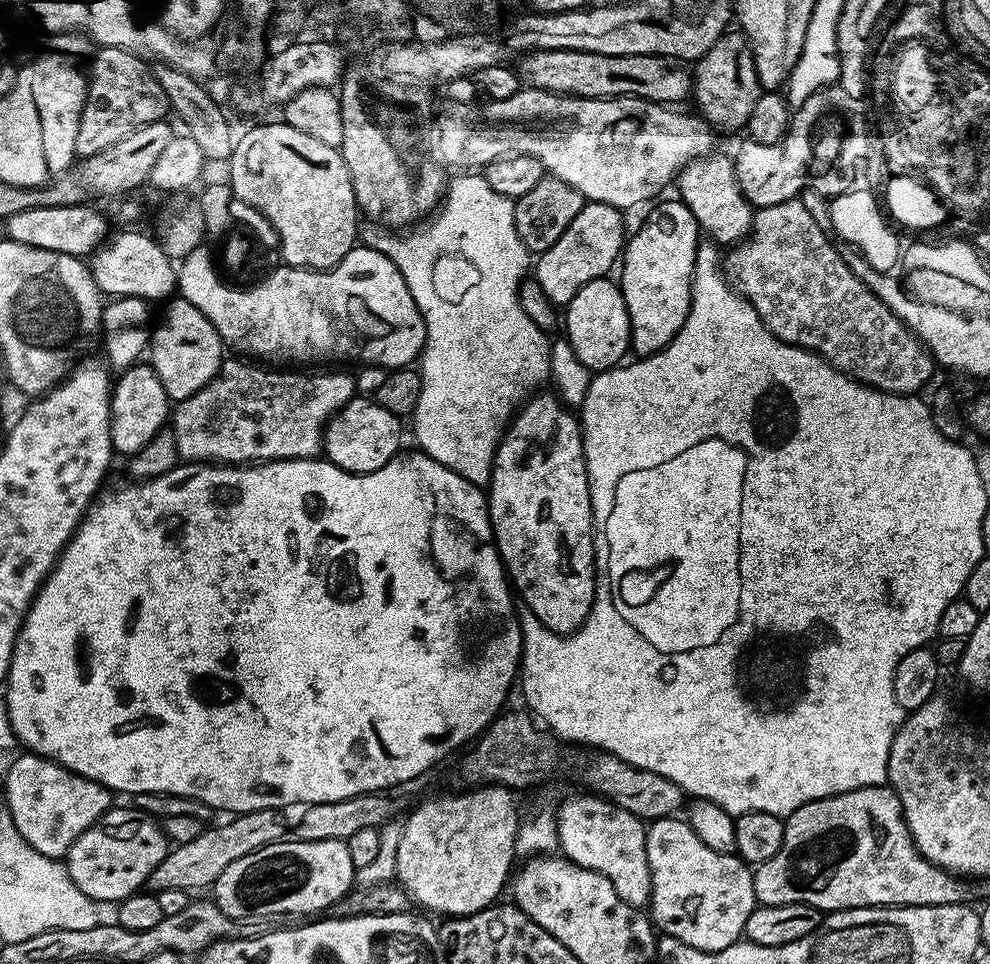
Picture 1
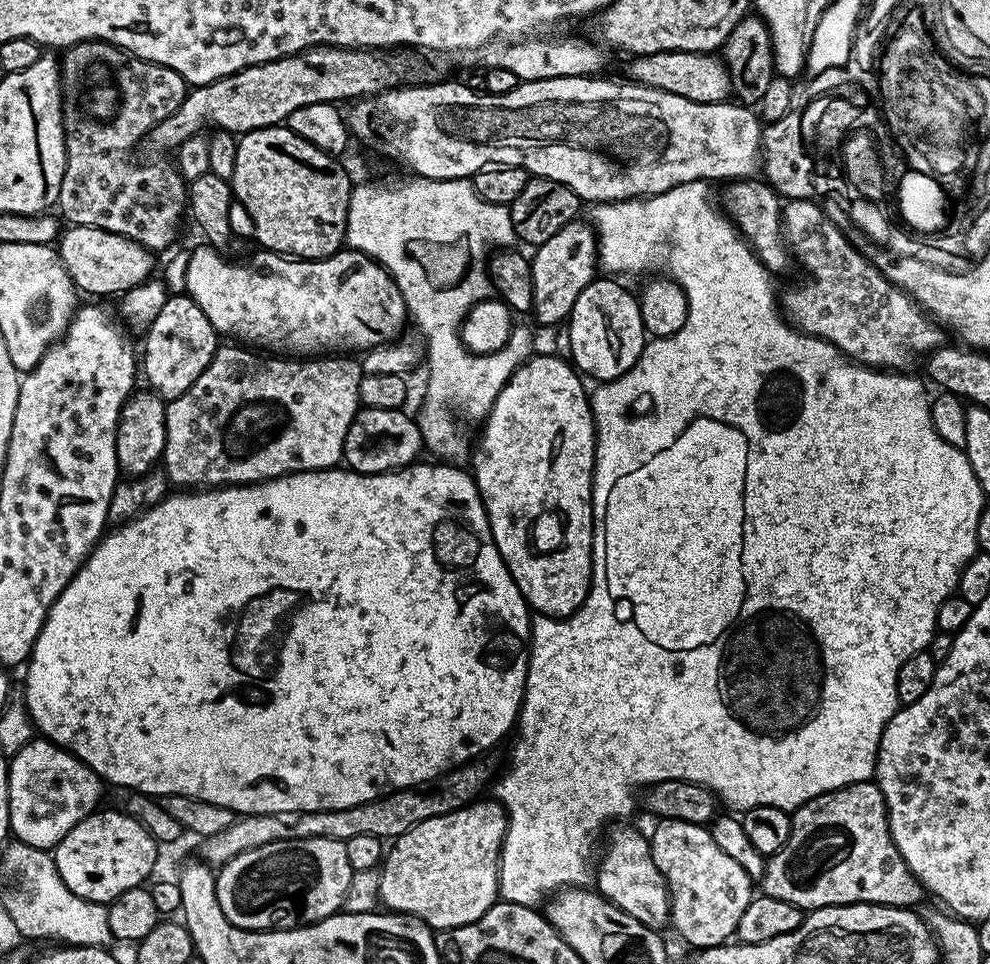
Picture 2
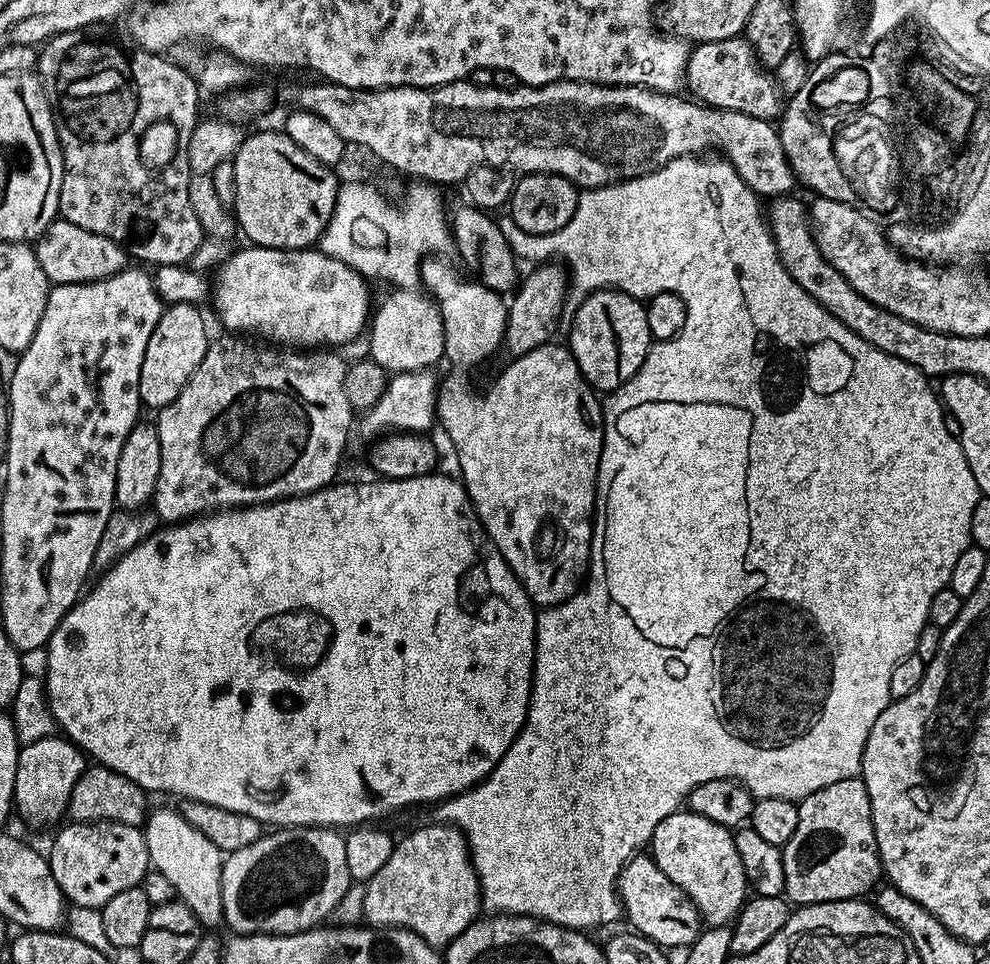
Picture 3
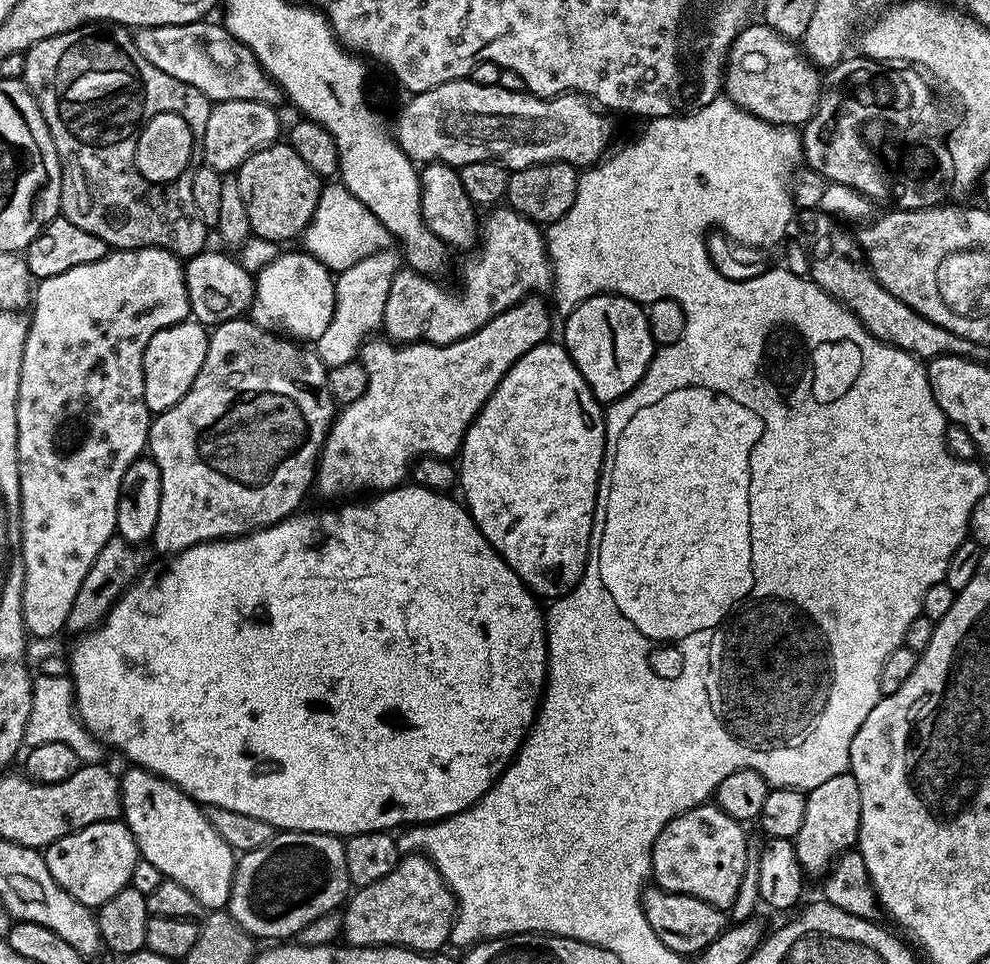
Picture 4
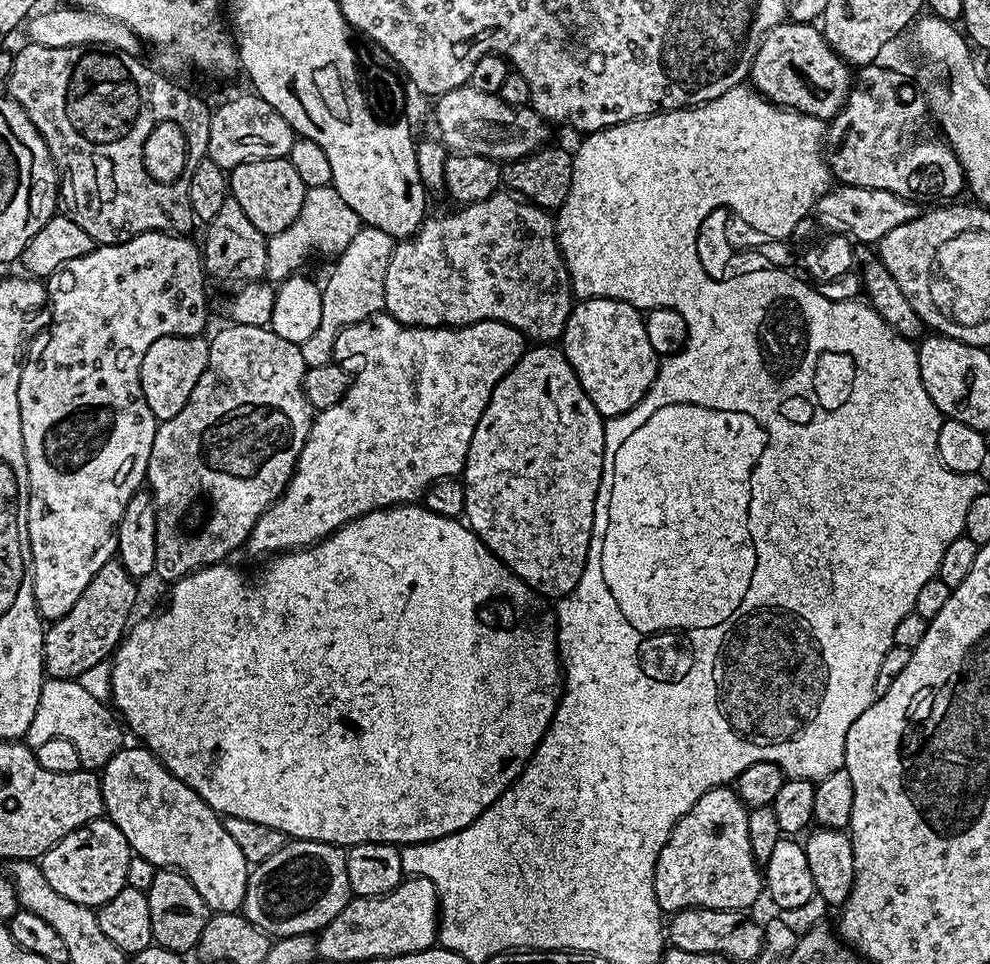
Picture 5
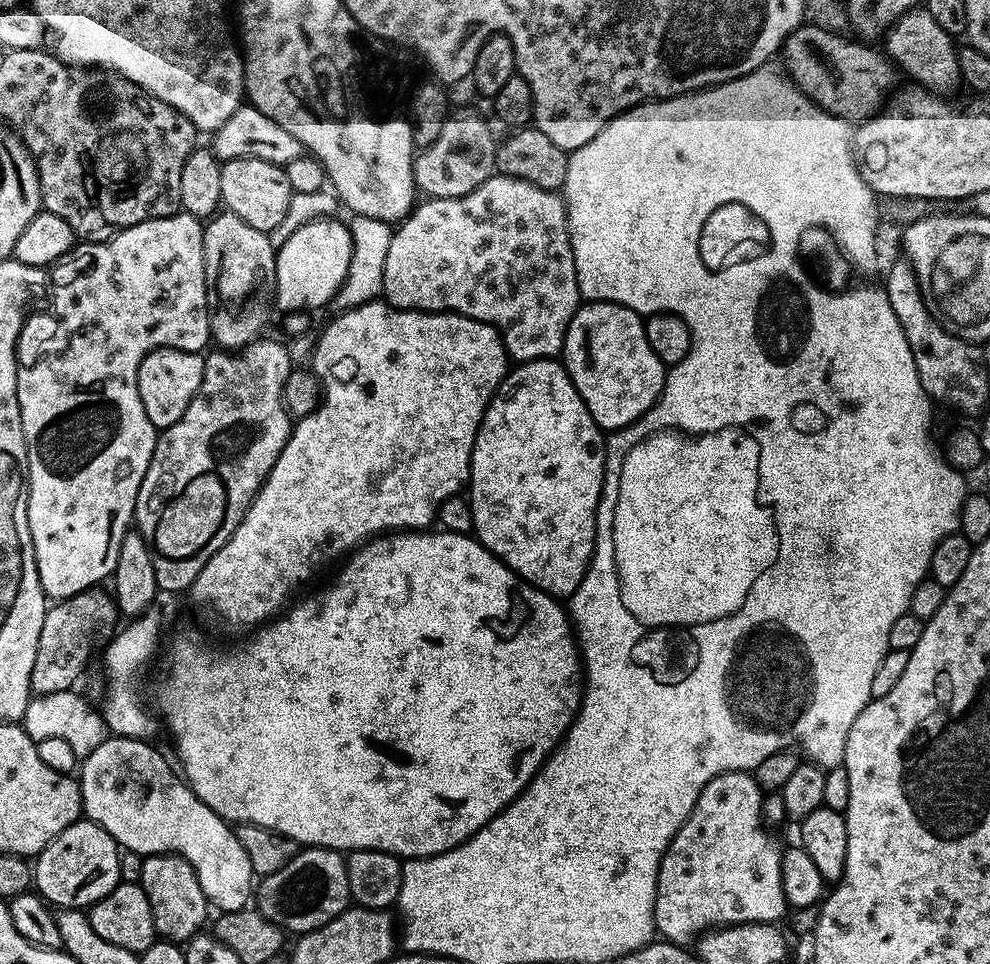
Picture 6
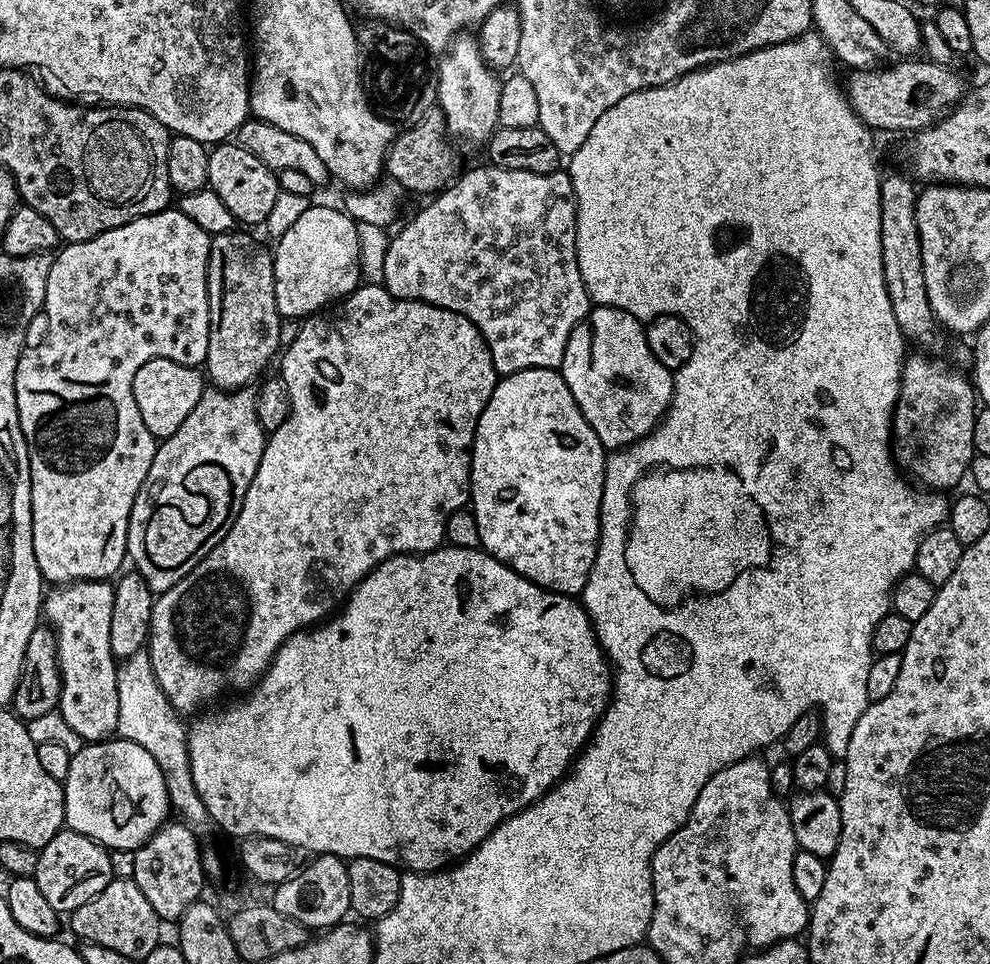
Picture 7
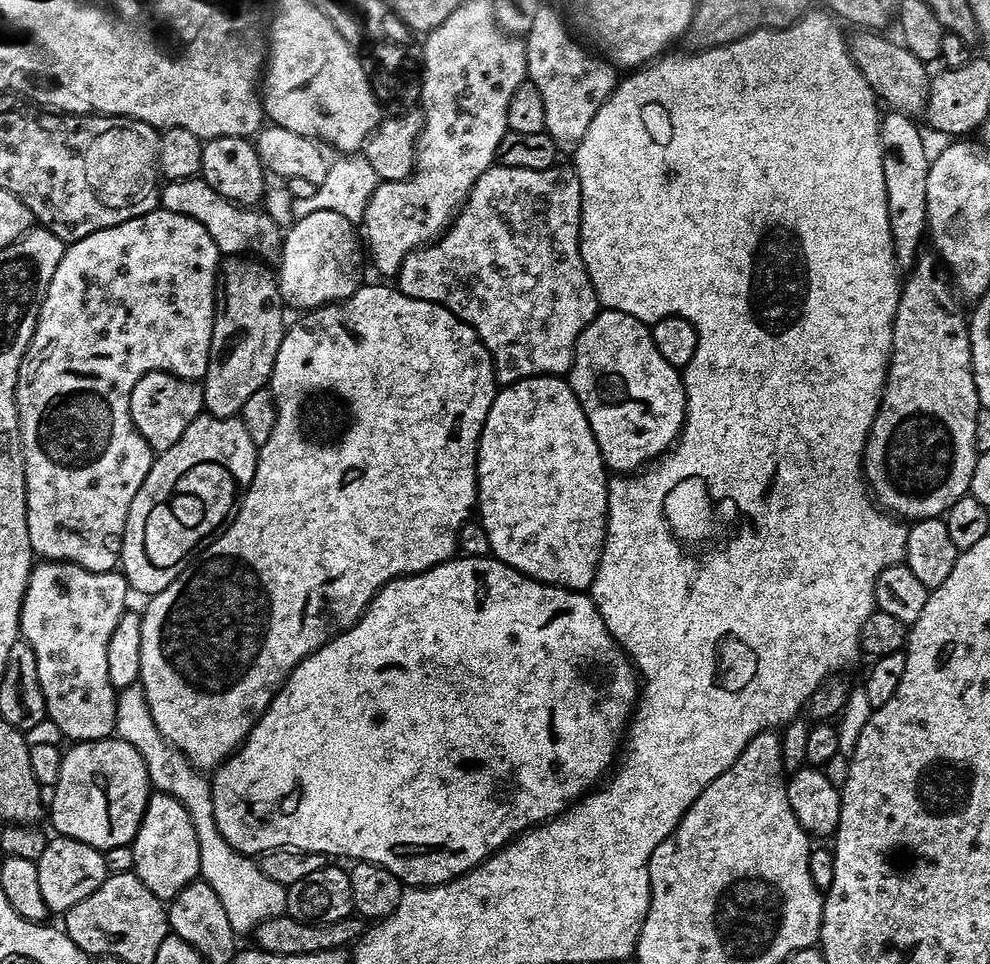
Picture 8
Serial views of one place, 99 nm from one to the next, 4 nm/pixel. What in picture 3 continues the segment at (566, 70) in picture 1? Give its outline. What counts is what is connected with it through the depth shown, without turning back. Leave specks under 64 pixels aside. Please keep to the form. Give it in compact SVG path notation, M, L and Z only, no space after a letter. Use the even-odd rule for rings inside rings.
M740 36L696 44L688 53L686 88L699 103L724 112L750 114L770 121L775 121L782 112L782 93L773 73L761 63L747 39Z

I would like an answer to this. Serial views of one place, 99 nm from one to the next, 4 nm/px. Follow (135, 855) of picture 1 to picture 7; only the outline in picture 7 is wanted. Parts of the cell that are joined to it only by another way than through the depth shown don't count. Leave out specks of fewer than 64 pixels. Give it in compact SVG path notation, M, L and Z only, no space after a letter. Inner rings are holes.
M61 830L45 848L39 849L38 870L35 879L38 882L38 890L48 901L54 910L61 914L70 914L82 902L90 902L94 894L106 890L108 883L114 879L109 849L96 840L92 840L86 834L78 834L71 830Z

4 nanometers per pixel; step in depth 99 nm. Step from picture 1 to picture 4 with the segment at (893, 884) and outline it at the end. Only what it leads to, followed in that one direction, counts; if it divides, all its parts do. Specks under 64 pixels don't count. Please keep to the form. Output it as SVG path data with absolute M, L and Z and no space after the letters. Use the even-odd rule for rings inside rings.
M851 771L838 774L822 786L814 786L806 795L806 818L802 830L795 838L796 853L802 870L809 877L823 877L832 863L843 852L855 849L860 838L860 811L862 802L858 794L858 782Z

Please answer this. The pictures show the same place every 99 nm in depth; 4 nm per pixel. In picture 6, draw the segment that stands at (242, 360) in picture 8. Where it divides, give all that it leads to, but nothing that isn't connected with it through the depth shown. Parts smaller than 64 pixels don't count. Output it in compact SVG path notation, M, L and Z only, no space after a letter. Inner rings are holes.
M221 210L211 217L204 224L204 272L208 275L208 325L212 331L211 339L217 340L219 347L224 350L239 350L247 344L253 344L254 341L261 339L265 335L264 327L268 324L268 315L274 312L274 297L276 295L276 254L277 248L272 245L271 235L262 230L254 230L254 226L246 226L246 222L242 222L242 218L238 218L238 214L227 210Z

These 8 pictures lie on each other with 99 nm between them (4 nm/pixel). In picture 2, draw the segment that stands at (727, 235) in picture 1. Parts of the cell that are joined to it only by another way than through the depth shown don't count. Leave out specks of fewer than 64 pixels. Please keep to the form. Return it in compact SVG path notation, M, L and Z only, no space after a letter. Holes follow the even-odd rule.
M746 179L734 180L723 185L724 204L723 211L729 220L735 224L744 241L752 247L752 252L769 273L777 274L790 264L790 252L786 247L784 233L782 231L782 198L768 185L767 180Z

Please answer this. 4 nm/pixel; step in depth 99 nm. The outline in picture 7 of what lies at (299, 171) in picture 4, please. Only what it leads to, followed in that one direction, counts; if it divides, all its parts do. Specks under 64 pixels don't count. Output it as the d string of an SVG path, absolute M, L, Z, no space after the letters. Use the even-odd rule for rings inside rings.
M221 142L209 151L208 157L208 187L218 194L218 198L222 198L223 211L244 224L263 225L267 222L270 210L274 210L274 202L281 194L277 173L268 168L266 162L254 158L254 154L250 154L250 150L246 150L239 142Z

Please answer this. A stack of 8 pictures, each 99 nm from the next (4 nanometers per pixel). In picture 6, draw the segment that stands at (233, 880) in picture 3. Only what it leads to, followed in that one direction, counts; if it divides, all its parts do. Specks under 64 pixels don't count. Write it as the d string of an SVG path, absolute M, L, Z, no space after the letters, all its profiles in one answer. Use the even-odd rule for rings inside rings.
M301 847L282 870L274 870L274 874L255 885L255 907L289 933L303 934L326 926L350 904L344 861L345 857L335 848Z

